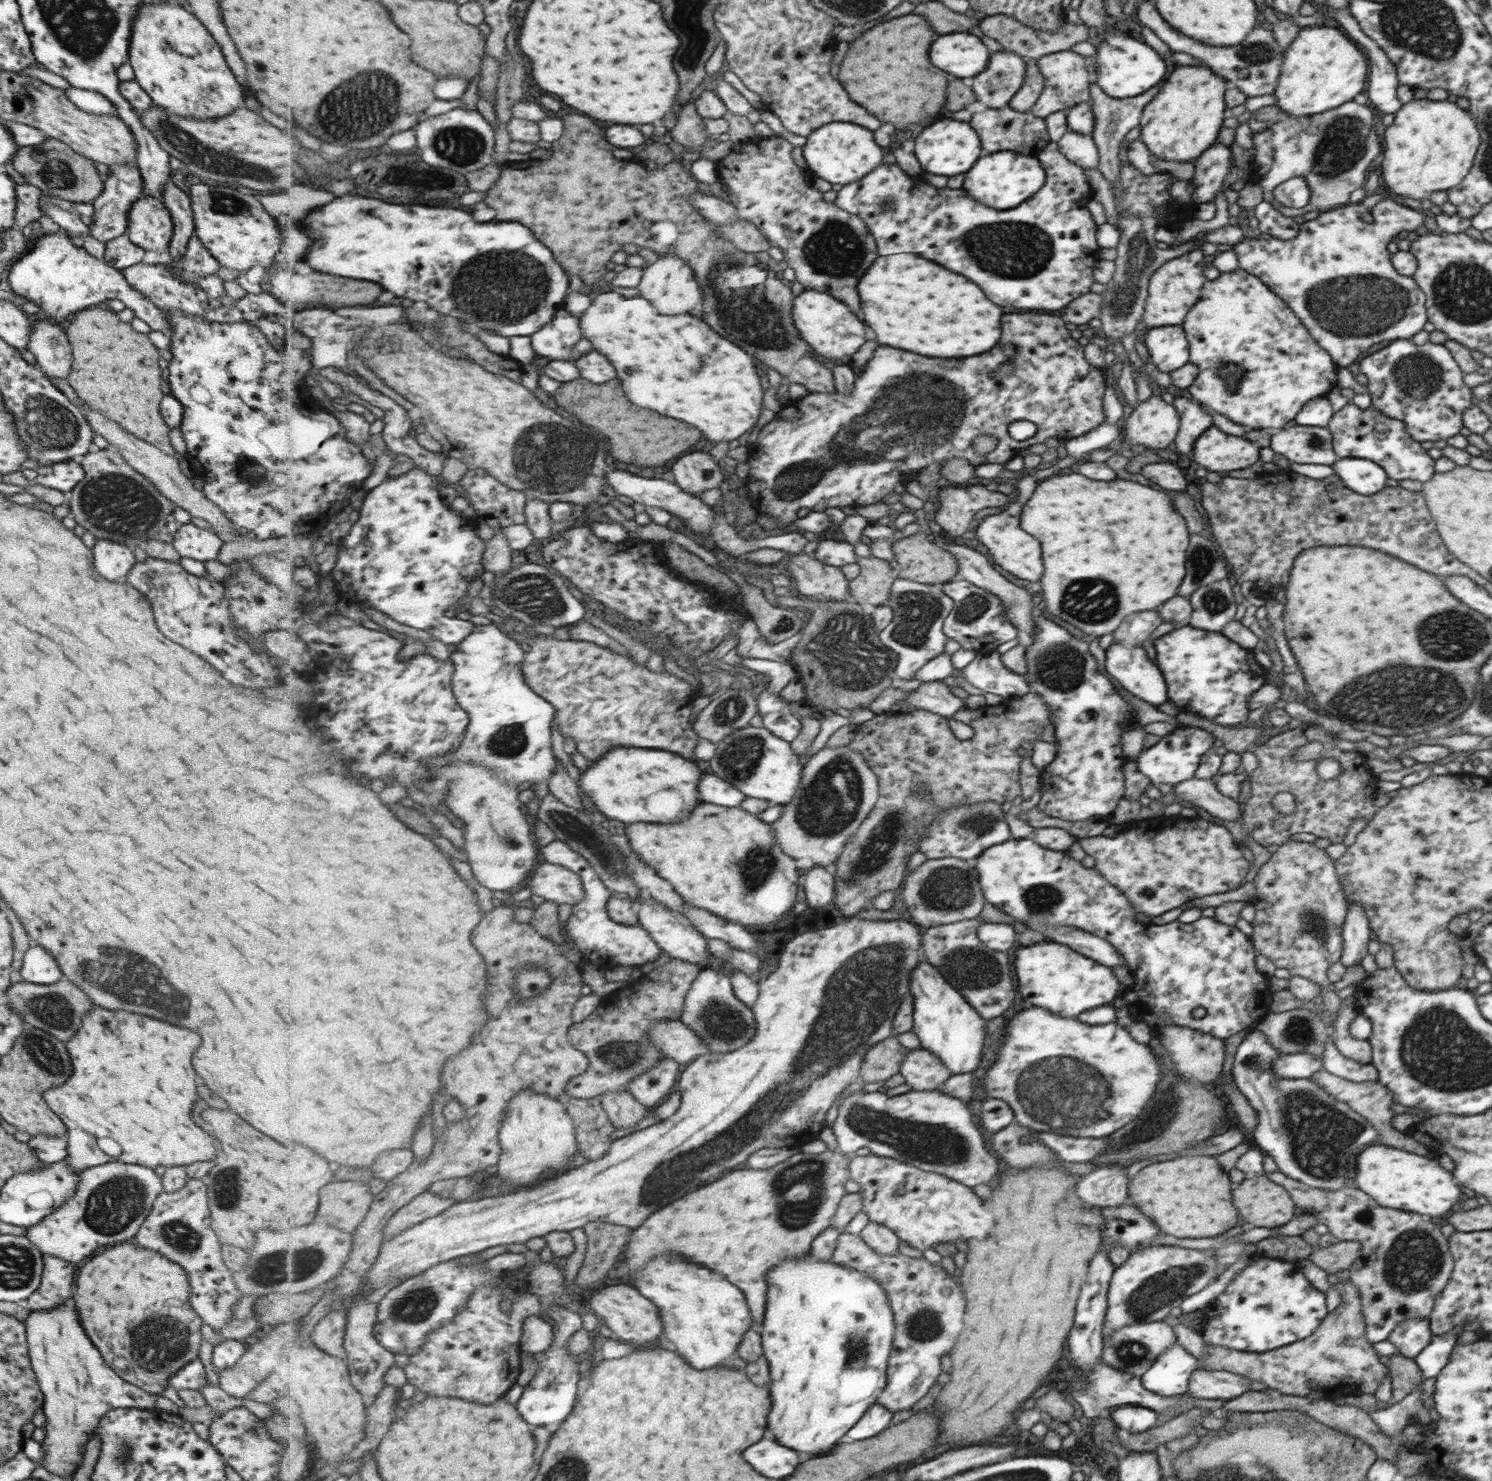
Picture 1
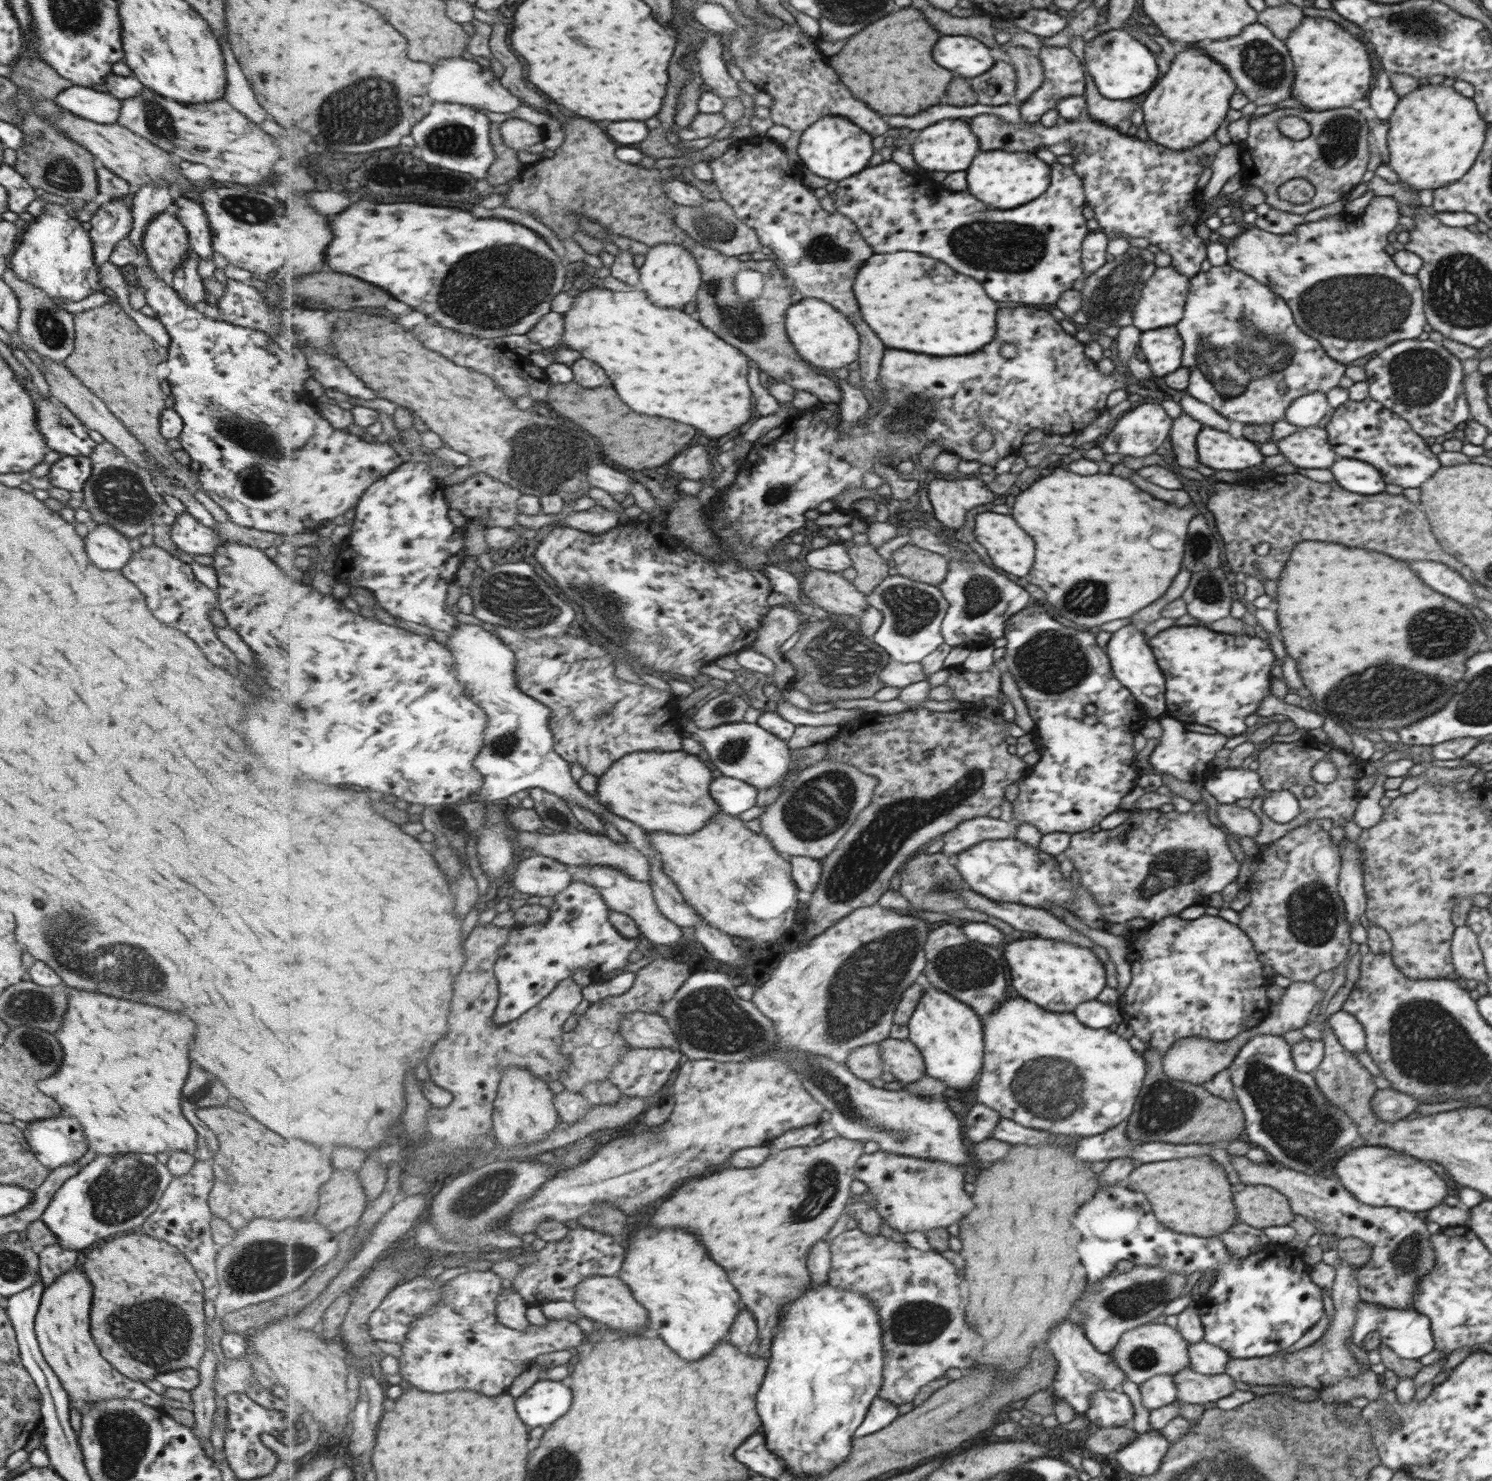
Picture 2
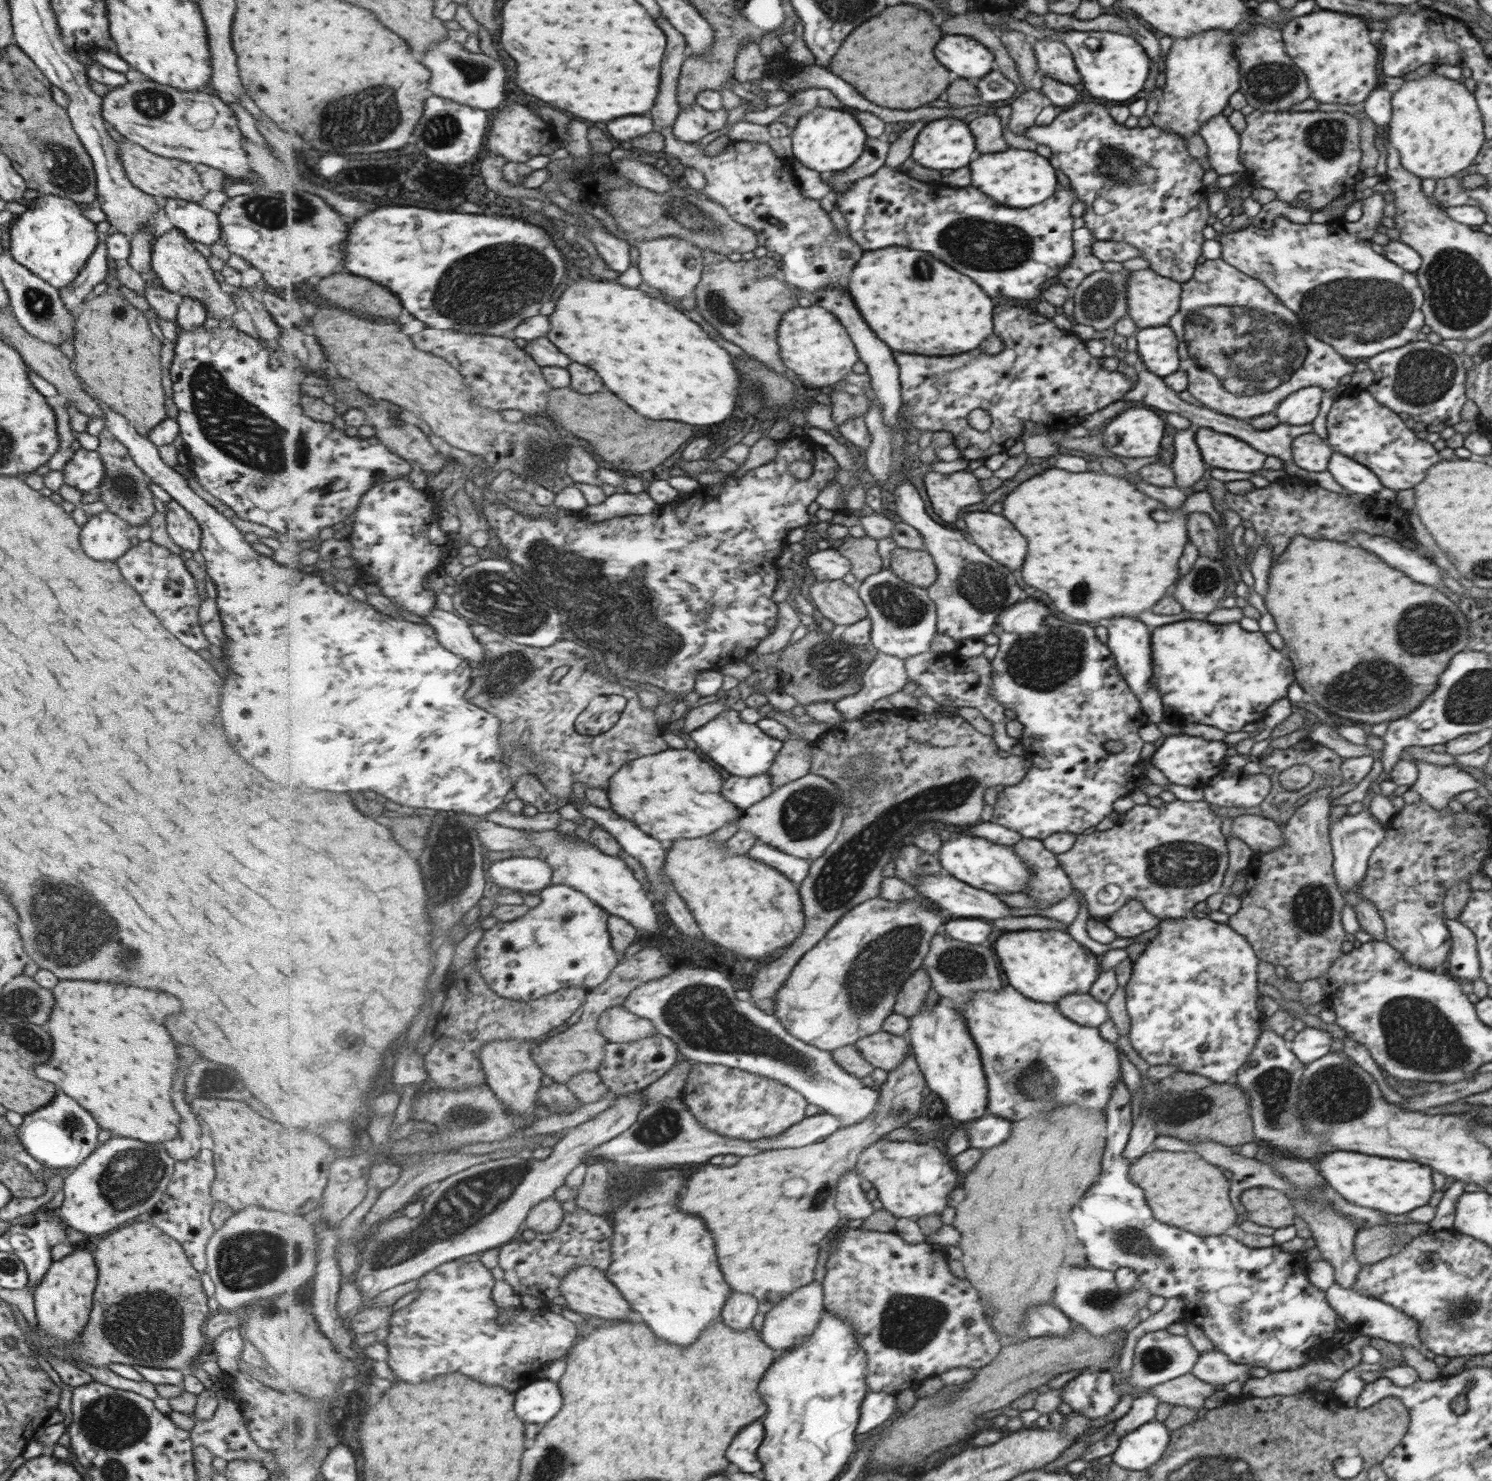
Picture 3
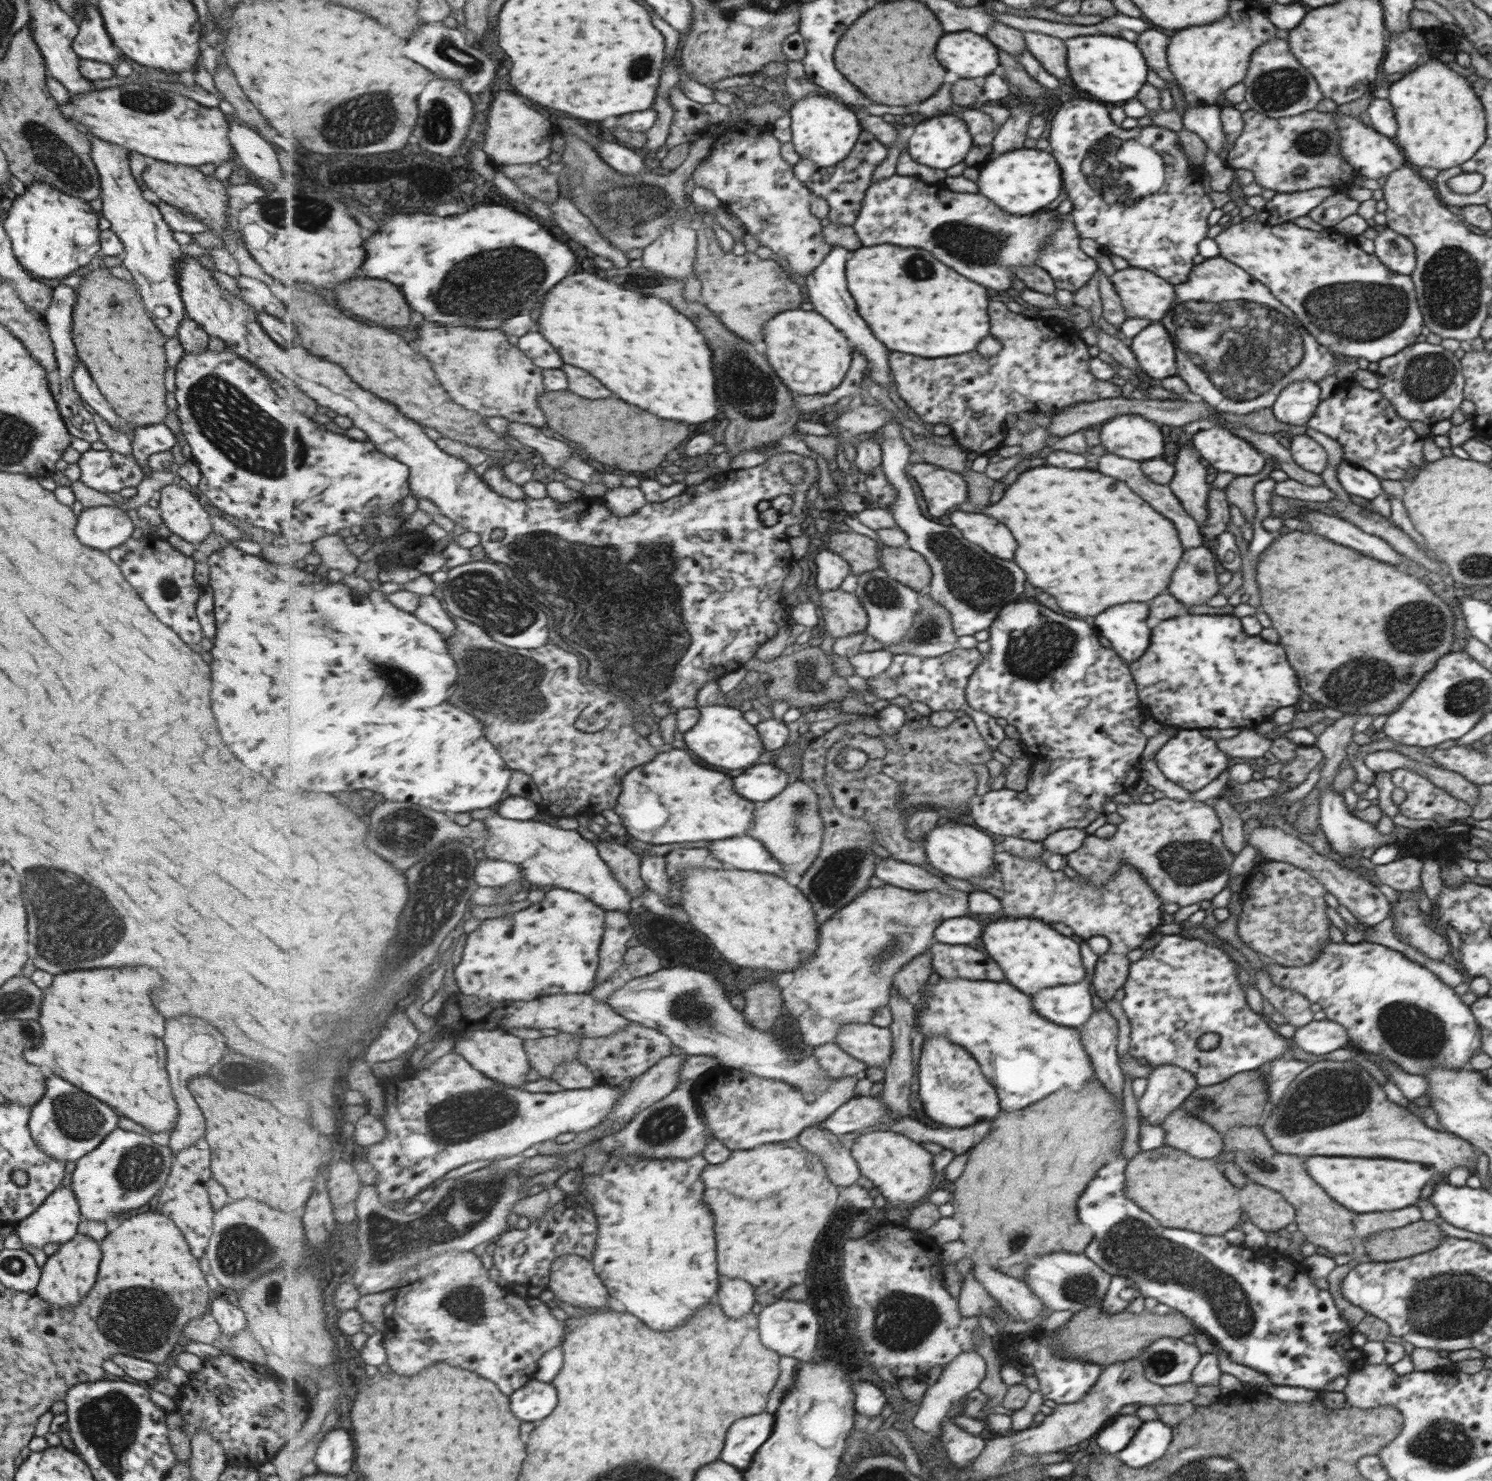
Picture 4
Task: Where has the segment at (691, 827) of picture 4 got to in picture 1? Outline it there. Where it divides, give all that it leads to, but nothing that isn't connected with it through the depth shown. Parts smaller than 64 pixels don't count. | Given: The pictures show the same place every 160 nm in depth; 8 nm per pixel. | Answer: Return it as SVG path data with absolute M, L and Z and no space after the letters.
M613 748L605 758L589 763L578 784L597 810L627 824L685 820L699 806L699 780L703 772L695 760L653 748Z

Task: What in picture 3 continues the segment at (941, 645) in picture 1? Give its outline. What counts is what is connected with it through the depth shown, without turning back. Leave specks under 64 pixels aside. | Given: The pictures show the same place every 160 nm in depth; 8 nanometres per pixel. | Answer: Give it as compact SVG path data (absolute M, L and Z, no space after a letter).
M891 569L869 576L857 587L872 622L870 642L878 652L905 660L932 650L933 639L938 634L938 608L927 588L901 580Z

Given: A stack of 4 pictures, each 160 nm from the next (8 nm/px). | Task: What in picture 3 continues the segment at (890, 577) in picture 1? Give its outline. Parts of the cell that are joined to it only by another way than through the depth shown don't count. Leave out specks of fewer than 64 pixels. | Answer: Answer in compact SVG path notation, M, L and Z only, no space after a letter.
M869 535L859 538L849 536L843 539L837 550L851 560L852 575L857 585L883 571L883 558L877 550L877 540Z

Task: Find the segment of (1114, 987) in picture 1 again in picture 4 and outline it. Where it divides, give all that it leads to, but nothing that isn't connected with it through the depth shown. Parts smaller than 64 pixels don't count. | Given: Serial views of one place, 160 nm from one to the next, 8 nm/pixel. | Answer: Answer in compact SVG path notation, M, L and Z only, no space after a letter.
M999 918L989 926L985 926L985 936L981 936L981 944L989 952L989 956L993 956L993 960L997 960L1001 968L1005 968L1005 980L1009 980L1009 984L1013 984L1017 990L1025 992L1026 995L1030 996L1031 993L1044 988L1079 984L1083 980L1083 968L1079 960L1077 943L1070 937L1061 936L1044 921L1033 920L1033 918Z

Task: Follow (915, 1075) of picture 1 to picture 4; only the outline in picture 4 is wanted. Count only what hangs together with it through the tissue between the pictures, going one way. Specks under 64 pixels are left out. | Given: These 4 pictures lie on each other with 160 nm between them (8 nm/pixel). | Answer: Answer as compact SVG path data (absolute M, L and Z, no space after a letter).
M873 1023L844 1024L837 1035L836 1044L871 1067L881 1068L891 1061L894 1054L890 1027L880 1027Z

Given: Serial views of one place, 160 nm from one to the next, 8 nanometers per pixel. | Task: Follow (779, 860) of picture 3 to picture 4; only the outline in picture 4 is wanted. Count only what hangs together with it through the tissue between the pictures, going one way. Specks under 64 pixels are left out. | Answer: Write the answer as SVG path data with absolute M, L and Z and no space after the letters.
M752 836L714 840L706 847L730 869L754 870L781 877L785 873L782 862L765 848L763 842Z

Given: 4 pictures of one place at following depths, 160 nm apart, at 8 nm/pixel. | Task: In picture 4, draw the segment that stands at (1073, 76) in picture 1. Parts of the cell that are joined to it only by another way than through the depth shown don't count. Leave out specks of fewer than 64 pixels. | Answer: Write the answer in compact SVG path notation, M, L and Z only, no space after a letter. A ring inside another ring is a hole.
M1024 31L1024 48L1027 49L1040 65L1055 78L1067 78L1065 68L1064 41L1054 36L1049 36L1033 31ZM1025 105L1013 107L1009 110L1009 113L1010 115L1005 123L995 130L995 136L993 136L993 142L991 142L991 146L993 146L991 154L993 156L1015 150L1015 148L1023 148L1028 122L1033 118L1036 110Z

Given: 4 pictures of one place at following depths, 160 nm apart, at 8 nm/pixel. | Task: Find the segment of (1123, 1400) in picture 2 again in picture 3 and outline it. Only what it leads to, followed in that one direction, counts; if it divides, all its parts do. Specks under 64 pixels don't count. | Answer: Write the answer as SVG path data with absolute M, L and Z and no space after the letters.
M1109 1370L1081 1371L1061 1387L1061 1403L1089 1420L1106 1416L1120 1400L1112 1380Z

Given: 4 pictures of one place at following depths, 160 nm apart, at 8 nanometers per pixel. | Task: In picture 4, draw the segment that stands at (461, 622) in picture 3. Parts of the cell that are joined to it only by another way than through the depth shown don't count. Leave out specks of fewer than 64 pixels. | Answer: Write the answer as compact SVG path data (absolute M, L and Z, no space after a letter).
M423 595L414 615L425 621L425 624L436 628L447 640L455 638L457 623L454 617L449 616L447 611L443 610L443 604L439 602L439 598L433 595Z

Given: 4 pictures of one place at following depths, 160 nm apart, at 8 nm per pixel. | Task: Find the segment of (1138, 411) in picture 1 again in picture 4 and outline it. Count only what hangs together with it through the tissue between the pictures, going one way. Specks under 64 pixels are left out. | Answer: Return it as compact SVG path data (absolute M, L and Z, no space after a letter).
M1137 414L1110 418L1097 431L1101 446L1121 458L1149 460L1163 452L1159 428L1146 417Z

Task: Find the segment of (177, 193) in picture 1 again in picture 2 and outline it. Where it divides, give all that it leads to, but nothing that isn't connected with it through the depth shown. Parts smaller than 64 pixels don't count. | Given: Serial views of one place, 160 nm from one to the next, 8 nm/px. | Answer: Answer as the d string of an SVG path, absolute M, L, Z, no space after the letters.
M188 248L187 258L173 271L168 282L185 304L195 308L201 308L206 295L201 284L202 278L196 271L199 259L200 256Z

